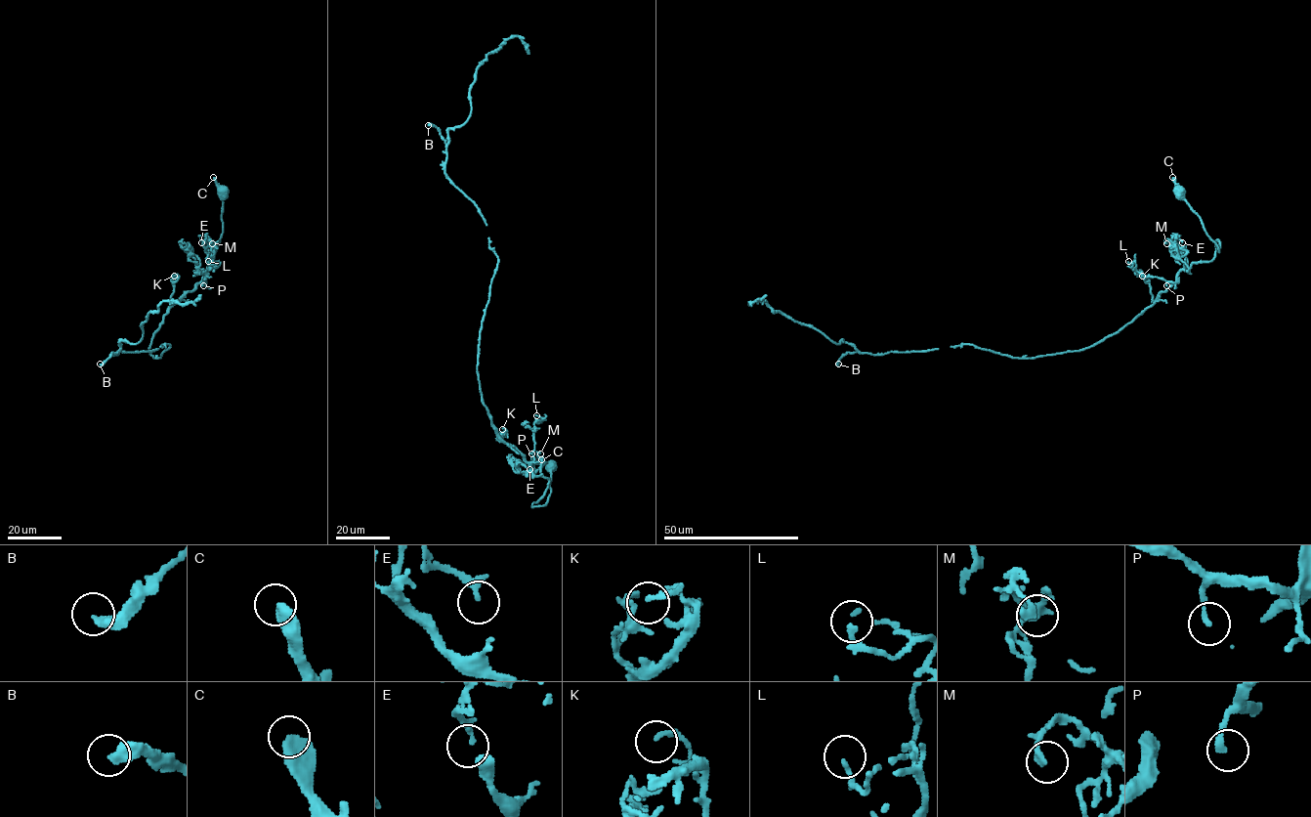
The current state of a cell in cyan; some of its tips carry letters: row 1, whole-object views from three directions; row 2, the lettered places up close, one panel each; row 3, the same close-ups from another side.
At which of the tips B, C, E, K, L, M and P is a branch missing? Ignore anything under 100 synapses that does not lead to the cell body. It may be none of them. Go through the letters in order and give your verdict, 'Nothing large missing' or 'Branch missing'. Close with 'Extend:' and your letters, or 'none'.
B: Nothing large missing
C: Nothing large missing
E: Nothing large missing
K: Nothing large missing
L: Nothing large missing
M: Nothing large missing
P: Nothing large missing
Extend: none

